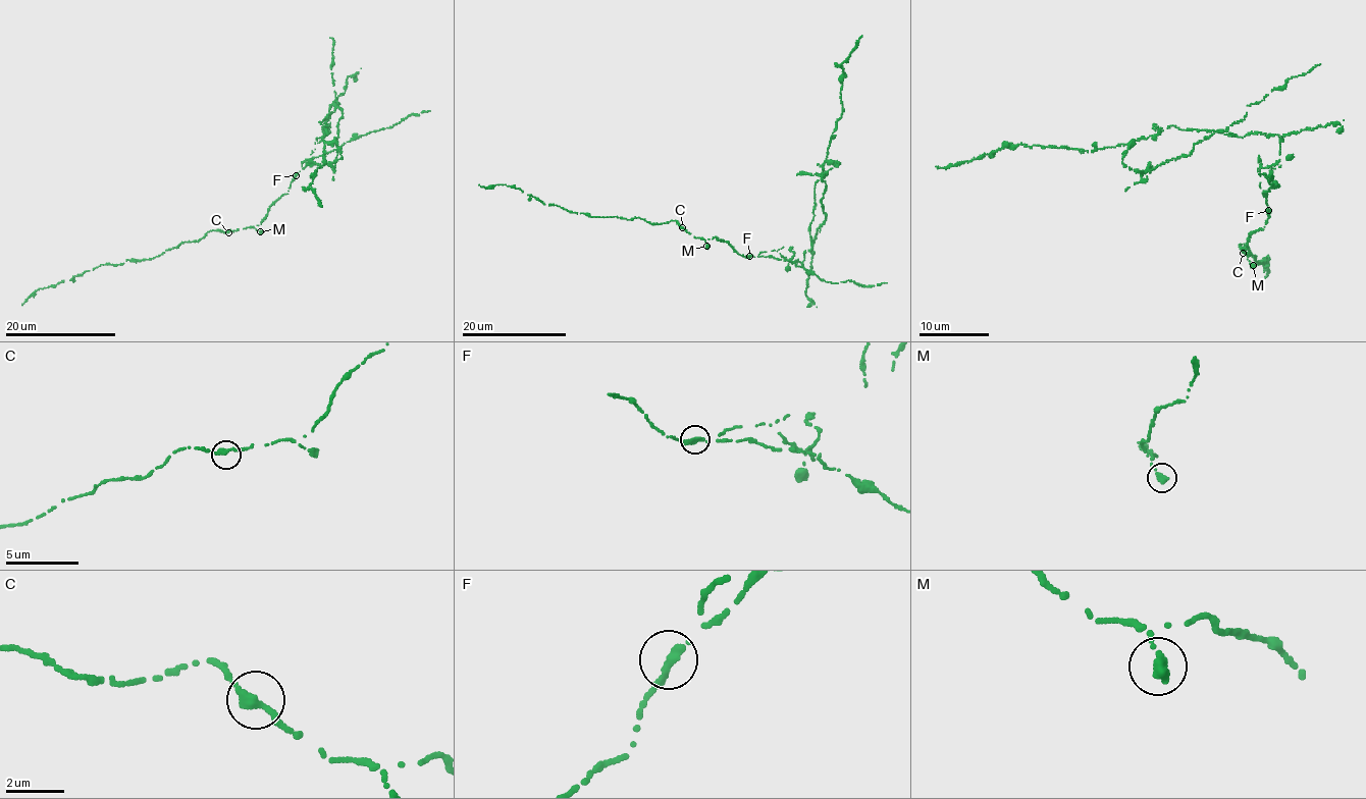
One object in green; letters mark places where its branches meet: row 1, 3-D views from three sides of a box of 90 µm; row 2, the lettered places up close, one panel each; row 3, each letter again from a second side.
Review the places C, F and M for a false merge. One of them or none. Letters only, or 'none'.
F

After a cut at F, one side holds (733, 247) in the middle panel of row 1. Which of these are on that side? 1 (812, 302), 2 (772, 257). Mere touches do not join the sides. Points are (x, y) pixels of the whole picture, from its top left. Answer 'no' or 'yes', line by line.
1: no
2: yes

